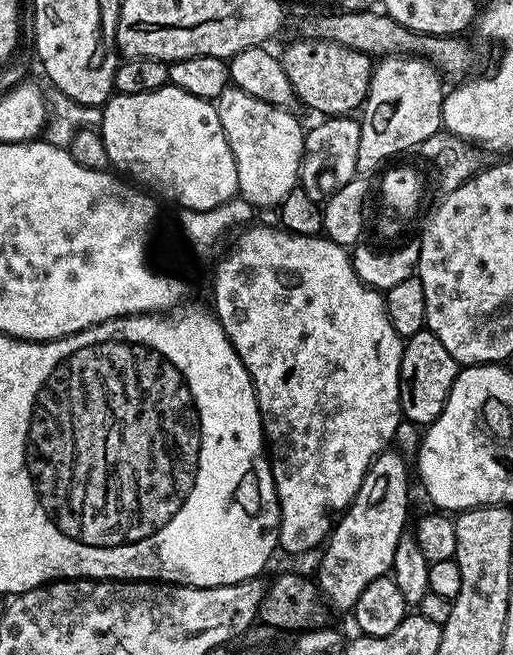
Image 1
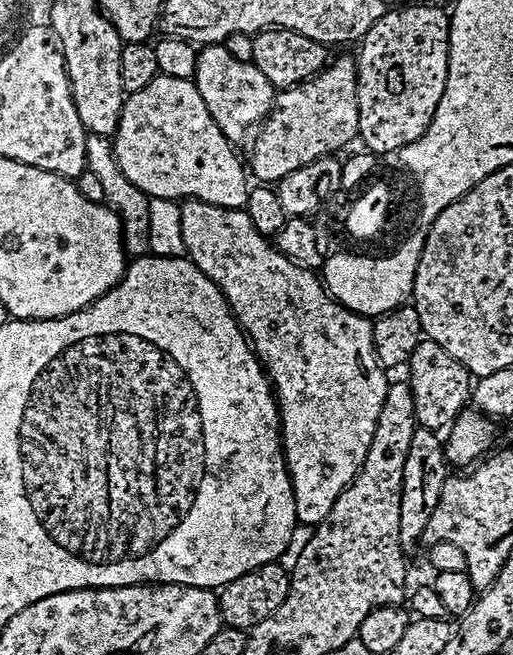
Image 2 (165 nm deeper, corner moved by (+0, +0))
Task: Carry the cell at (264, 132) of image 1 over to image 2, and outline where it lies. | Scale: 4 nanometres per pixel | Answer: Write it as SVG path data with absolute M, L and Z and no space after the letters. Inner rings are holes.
M210 44L199 49L194 83L198 94L202 94L202 102L206 102L206 110L210 110L210 118L218 122L222 134L233 142L239 141L239 136L247 128L255 129L257 125L267 120L278 95L277 89L273 88L266 74L262 74L262 70L258 70L253 63L239 61L224 44Z

